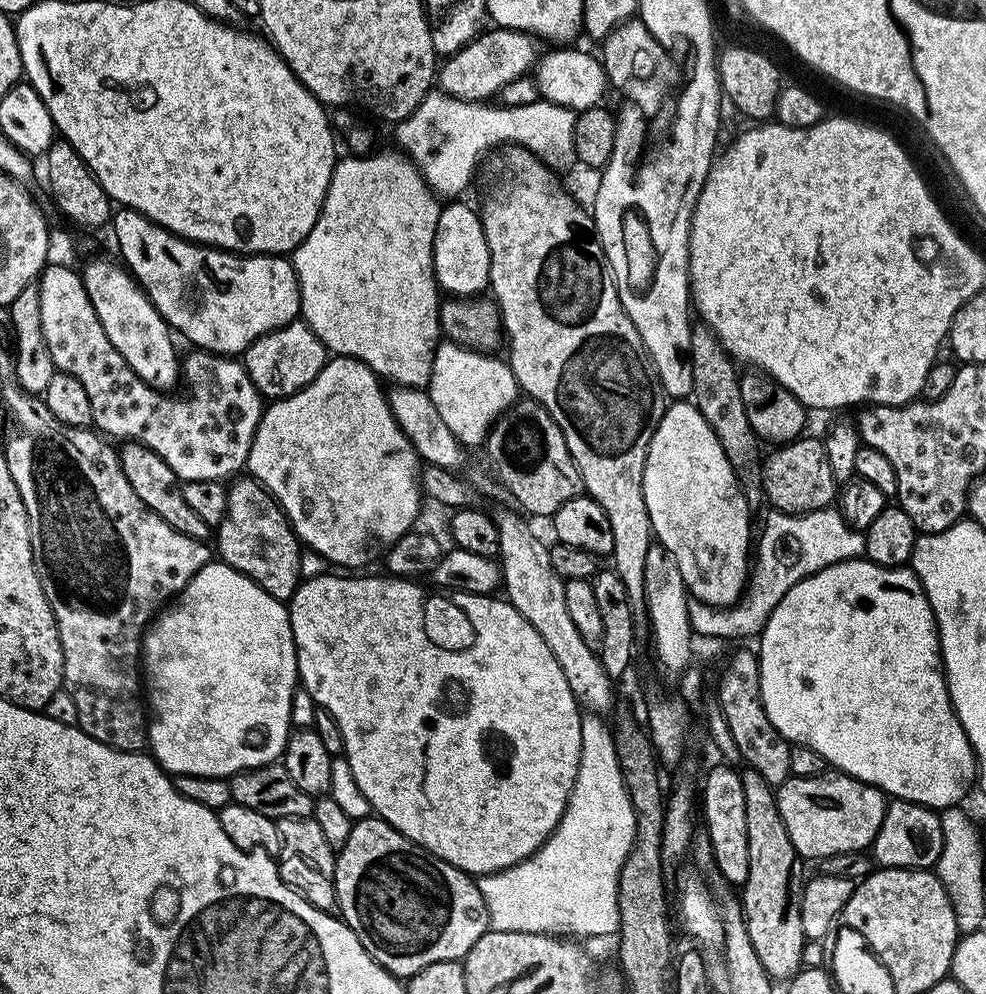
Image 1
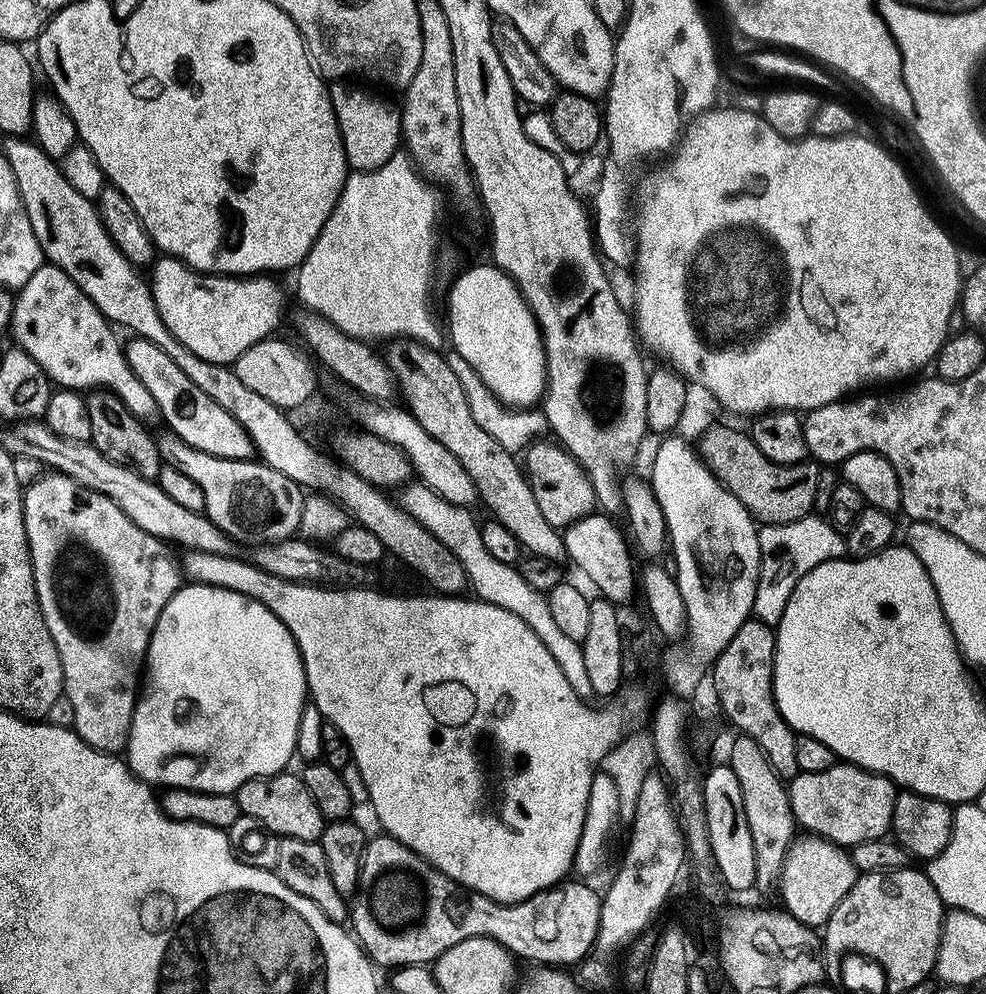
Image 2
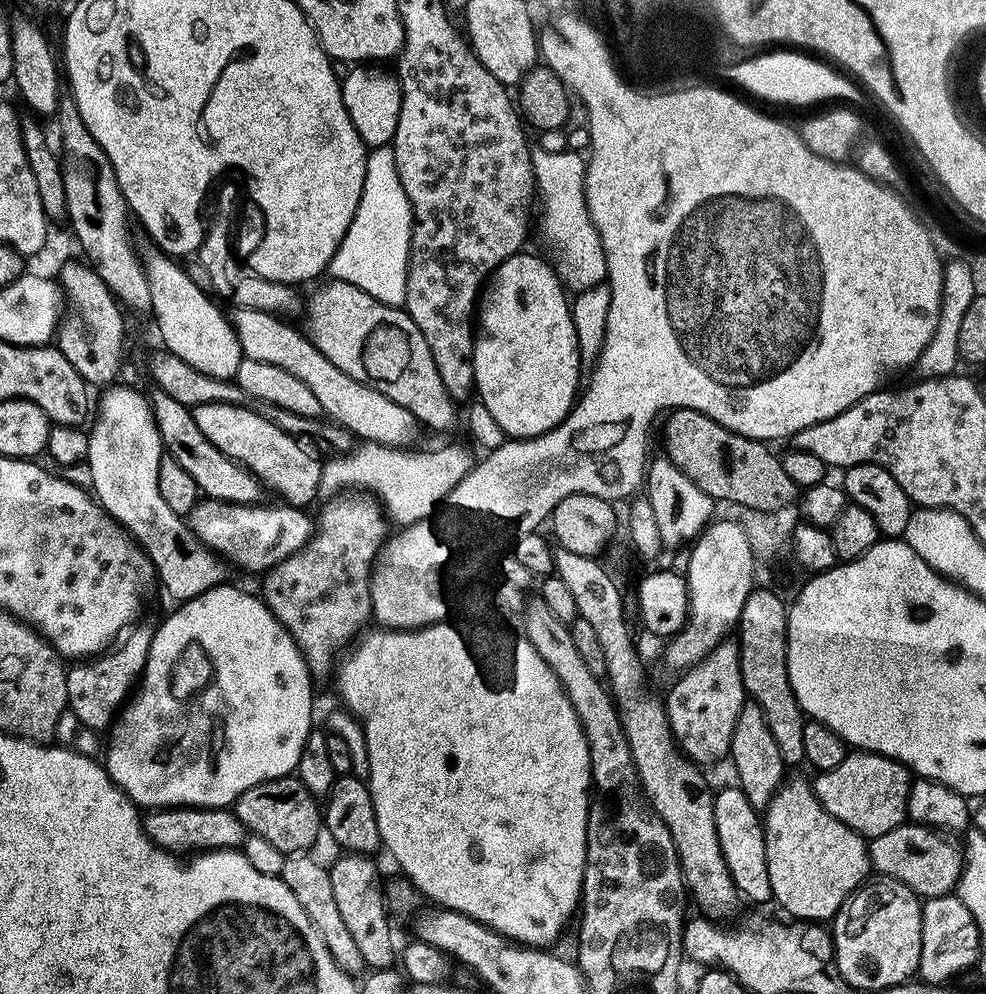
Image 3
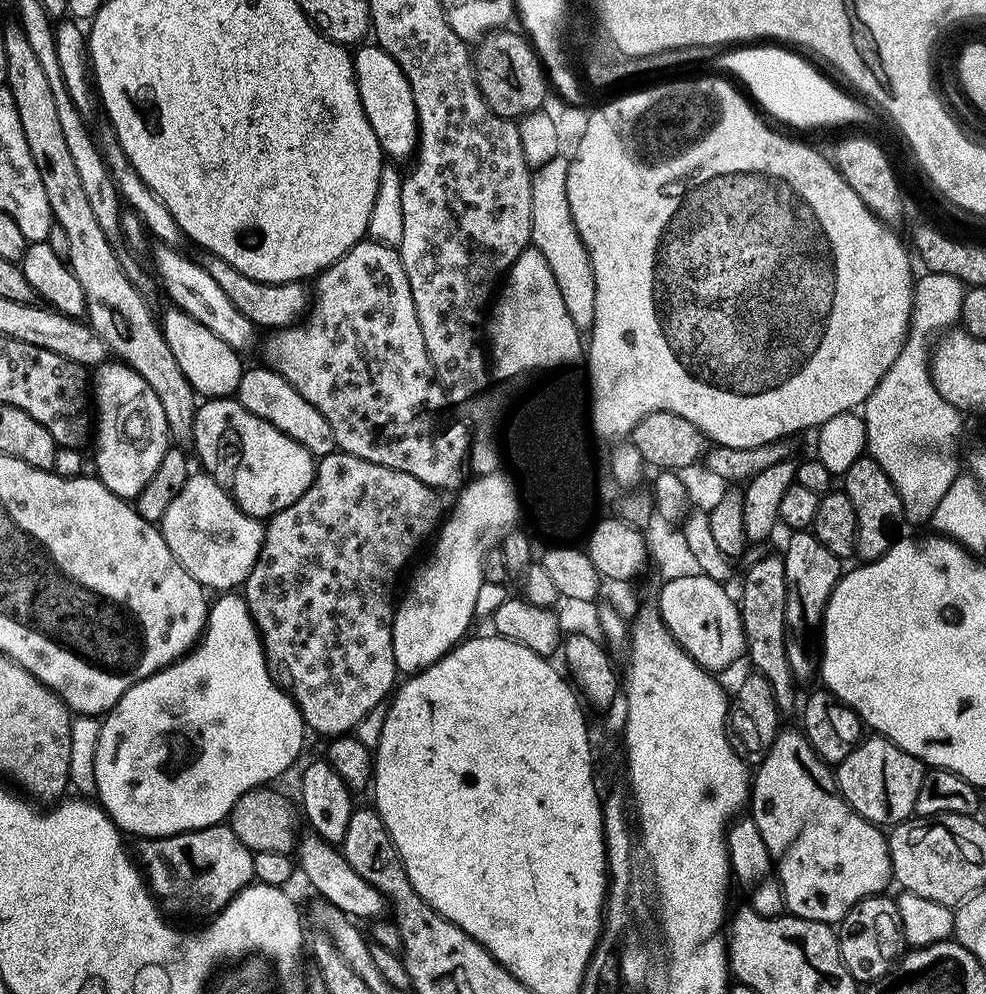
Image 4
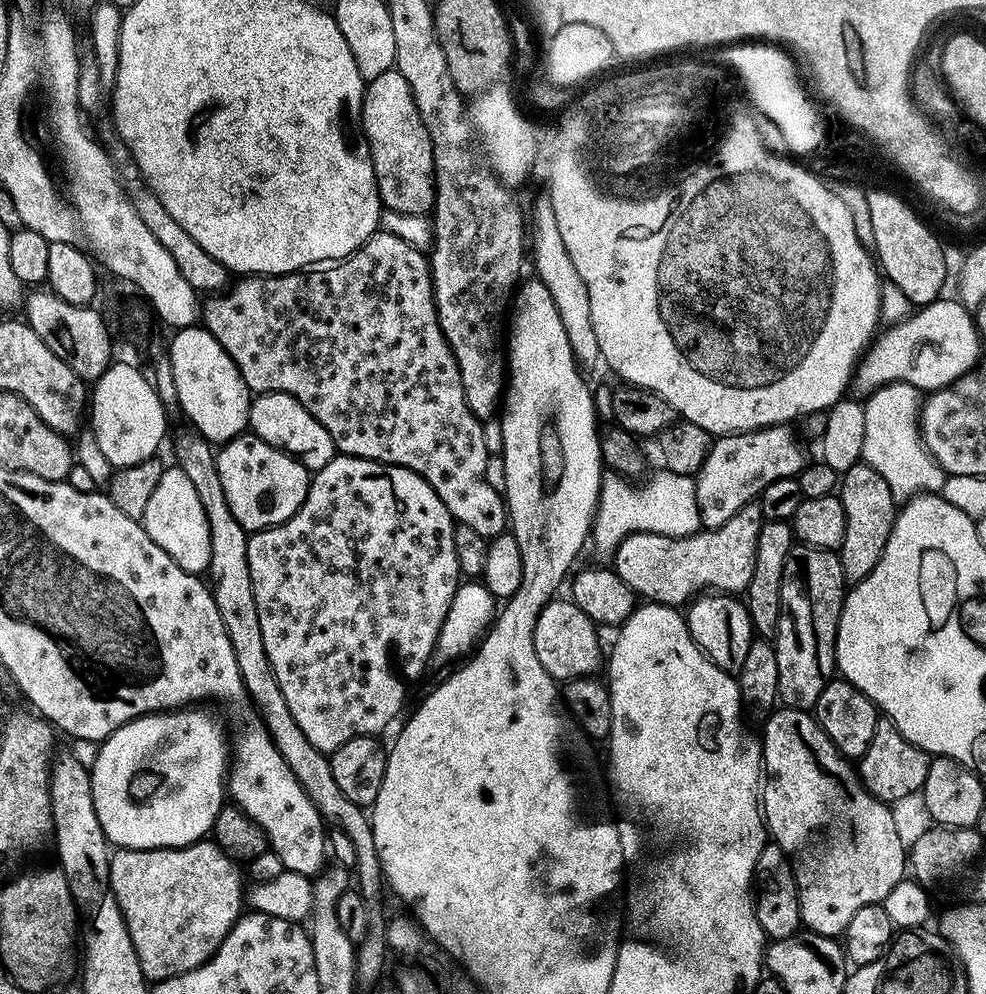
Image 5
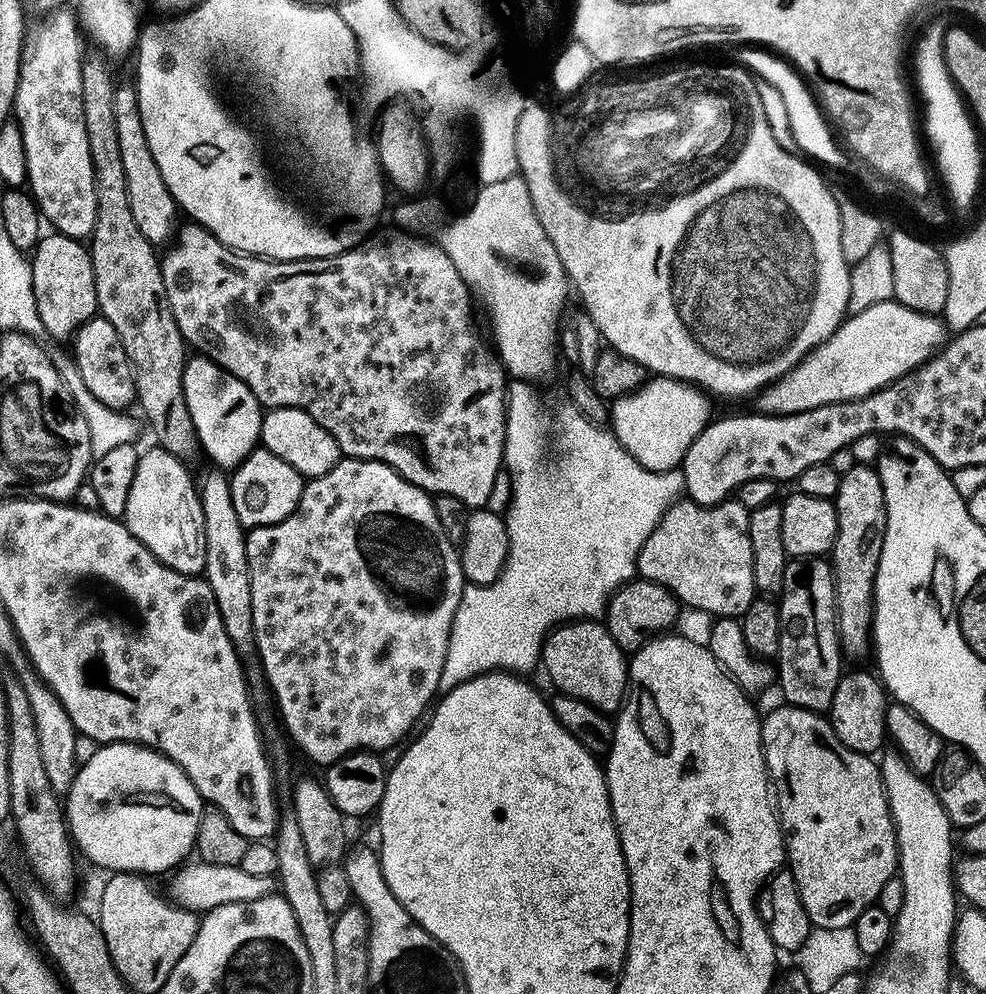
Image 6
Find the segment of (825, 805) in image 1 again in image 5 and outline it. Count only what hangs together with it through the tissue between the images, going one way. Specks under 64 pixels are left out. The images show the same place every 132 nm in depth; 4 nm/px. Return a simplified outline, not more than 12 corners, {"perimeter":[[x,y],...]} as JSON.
{"perimeter":[[881,718],[858,761],[874,798],[921,791],[929,753]]}

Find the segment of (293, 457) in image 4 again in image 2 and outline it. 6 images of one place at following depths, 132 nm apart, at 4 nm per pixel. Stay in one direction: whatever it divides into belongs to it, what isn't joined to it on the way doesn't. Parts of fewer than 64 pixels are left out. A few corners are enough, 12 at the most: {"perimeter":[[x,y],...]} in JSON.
{"perimeter":[[127,341],[129,366],[165,425],[190,447],[257,455],[248,431],[154,342]]}

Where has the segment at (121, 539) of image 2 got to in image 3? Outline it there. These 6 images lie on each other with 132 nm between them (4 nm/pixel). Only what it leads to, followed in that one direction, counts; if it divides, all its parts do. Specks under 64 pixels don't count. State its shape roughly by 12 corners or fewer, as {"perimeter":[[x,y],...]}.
{"perimeter":[[151,627],[67,669],[68,708],[111,729],[139,681]]}

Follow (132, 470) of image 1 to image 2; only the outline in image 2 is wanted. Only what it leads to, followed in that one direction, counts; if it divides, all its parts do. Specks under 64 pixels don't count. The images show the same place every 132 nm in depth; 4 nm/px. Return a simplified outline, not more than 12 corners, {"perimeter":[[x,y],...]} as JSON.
{"perimeter":[[113,392],[87,393],[91,443],[156,480],[160,445]]}

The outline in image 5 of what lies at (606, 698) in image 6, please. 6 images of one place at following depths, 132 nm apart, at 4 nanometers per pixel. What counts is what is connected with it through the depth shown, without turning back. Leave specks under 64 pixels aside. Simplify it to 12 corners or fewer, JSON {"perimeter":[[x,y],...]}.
{"perimeter":[[571,599],[538,614],[534,654],[557,682],[602,668],[598,625]]}

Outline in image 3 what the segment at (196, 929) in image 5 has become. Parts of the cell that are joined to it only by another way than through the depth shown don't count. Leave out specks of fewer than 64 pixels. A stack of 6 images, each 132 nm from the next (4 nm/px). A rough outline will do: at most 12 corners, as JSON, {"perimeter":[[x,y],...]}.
{"perimeter":[[228,808],[145,811],[144,832],[173,854],[236,850],[246,835]]}

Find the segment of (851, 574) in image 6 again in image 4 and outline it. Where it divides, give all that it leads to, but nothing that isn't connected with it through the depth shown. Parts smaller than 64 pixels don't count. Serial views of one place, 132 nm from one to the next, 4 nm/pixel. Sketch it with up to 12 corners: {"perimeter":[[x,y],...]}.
{"perimeter":[[864,454],[842,475],[858,514],[856,556],[896,543],[902,498]]}

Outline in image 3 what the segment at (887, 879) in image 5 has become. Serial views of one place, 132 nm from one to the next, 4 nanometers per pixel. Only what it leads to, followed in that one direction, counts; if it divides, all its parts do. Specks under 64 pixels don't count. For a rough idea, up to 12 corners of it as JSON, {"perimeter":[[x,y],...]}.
{"perimeter":[[807,779],[762,812],[772,894],[828,922],[869,879],[865,837]]}

